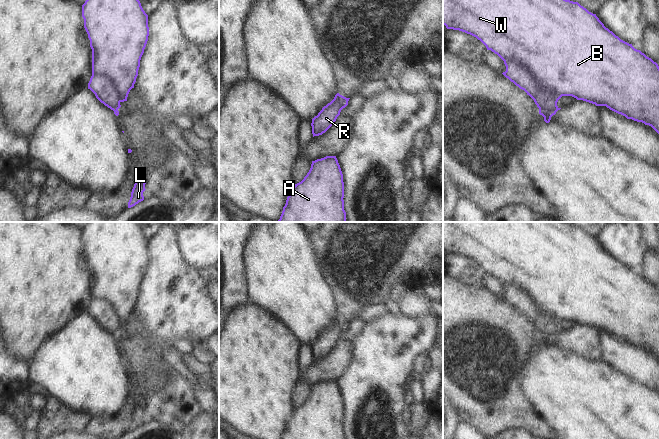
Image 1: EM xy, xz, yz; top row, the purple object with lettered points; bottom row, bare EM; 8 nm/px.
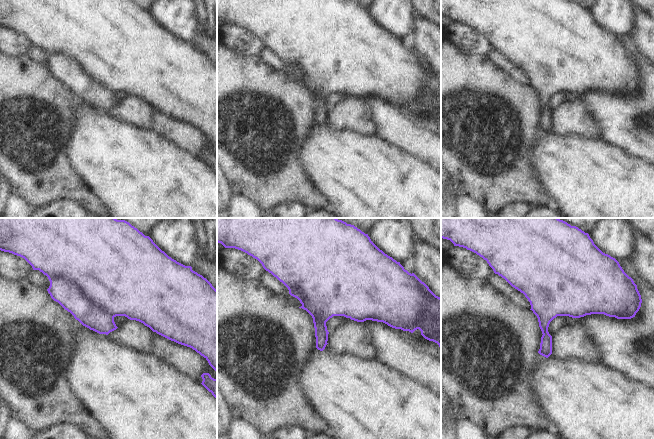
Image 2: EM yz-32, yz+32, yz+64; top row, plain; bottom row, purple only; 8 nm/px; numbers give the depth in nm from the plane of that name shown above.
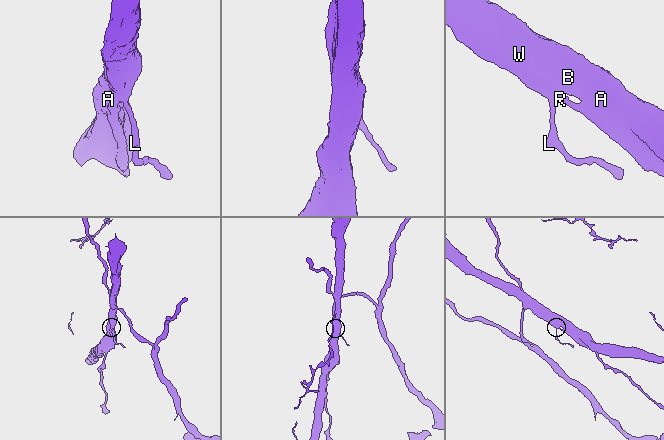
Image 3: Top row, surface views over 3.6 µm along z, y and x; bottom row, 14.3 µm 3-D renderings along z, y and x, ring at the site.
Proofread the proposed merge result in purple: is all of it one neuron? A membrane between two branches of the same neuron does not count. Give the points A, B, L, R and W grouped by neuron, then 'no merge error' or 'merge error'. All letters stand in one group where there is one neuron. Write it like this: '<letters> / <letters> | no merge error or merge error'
A B L W / R | merge error

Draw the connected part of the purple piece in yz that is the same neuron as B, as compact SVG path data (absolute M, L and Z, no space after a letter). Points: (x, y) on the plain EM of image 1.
M443 222L443 249L447 253L459 254L470 258L480 264L487 272L497 278L502 284L510 284L524 289L534 301L539 311L546 313L552 318L572 320L577 324L583 324L596 330L606 330L610 334L651 350L659 358L659 290L651 282L632 268L621 264L612 255L604 250L596 238L589 236L578 226L565 222Z

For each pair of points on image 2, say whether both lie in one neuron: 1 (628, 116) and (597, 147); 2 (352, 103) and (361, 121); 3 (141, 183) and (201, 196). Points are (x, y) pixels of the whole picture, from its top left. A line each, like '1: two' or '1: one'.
1: two
2: one
3: one

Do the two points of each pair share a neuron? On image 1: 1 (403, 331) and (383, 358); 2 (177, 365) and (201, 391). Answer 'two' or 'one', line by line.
1: one
2: one

